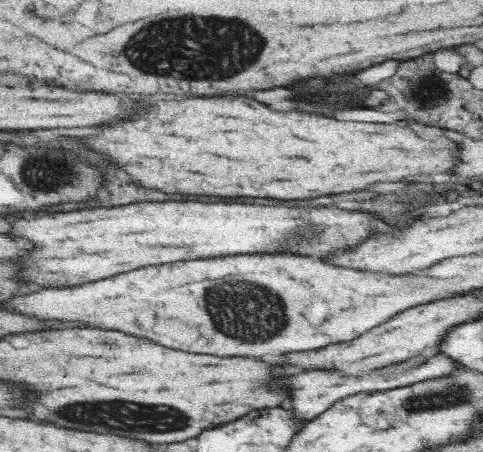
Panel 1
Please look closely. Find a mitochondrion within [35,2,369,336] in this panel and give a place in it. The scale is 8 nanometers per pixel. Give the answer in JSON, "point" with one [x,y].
{"point":[194,48]}

